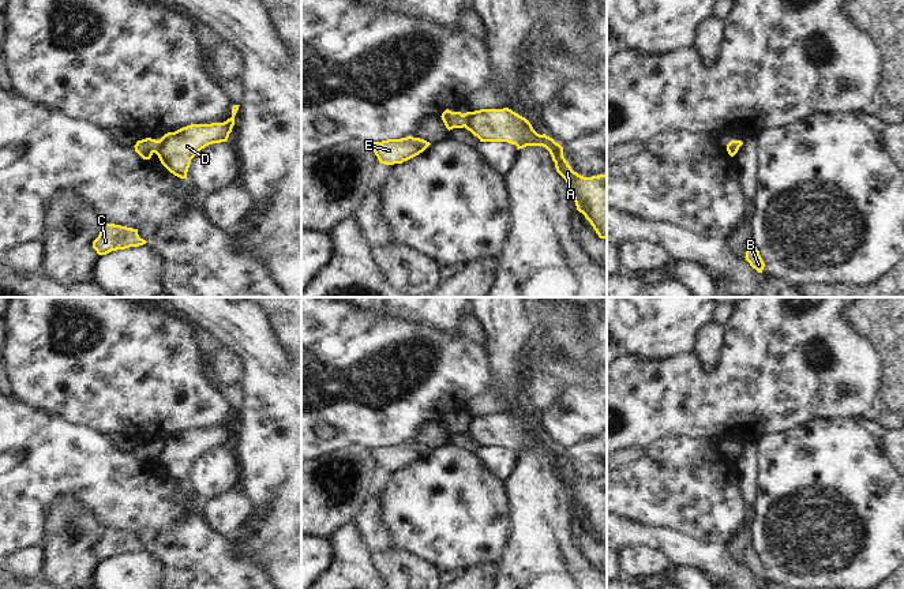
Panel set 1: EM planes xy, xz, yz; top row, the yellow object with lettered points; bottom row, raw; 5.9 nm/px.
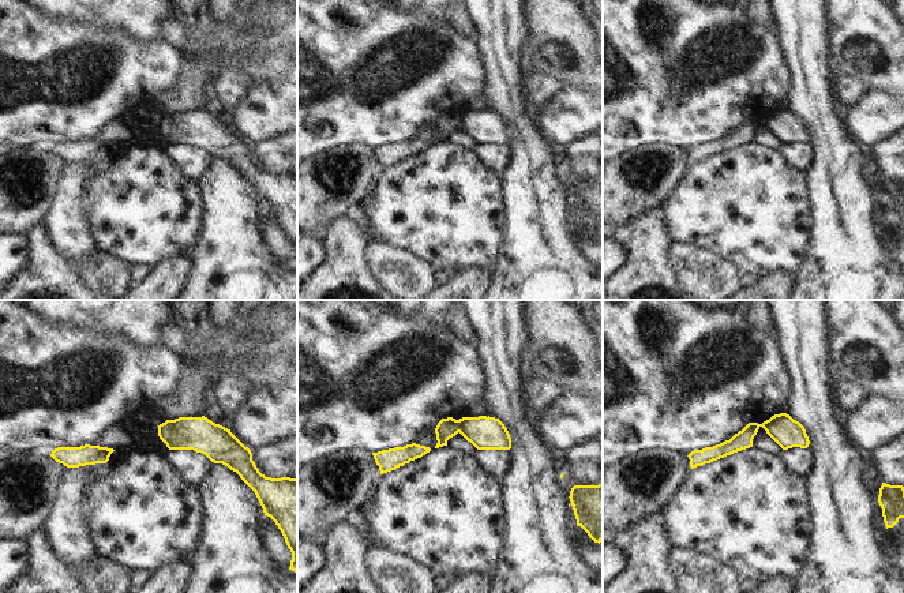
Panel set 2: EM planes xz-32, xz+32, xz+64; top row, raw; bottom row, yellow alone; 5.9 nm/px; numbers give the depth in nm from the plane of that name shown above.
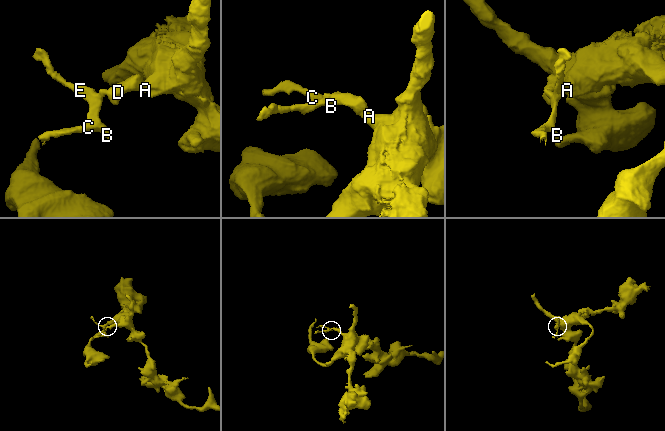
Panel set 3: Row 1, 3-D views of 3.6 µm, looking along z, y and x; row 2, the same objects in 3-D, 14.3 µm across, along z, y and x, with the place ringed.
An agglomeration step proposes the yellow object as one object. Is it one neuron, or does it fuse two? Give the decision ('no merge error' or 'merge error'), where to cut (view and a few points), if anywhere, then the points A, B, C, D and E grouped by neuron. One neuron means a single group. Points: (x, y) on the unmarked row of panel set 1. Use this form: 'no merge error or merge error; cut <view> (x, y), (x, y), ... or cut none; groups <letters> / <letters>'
merge error; cut xy (157, 446), (154, 457); groups A D / B C E

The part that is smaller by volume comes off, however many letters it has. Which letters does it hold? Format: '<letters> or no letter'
B, C, E

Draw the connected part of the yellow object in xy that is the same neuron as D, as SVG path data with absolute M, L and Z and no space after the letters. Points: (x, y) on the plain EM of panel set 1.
M240 410L232 412L232 423L224 428L191 429L157 446L155 459L175 481L187 484L191 465L206 451L226 447Z

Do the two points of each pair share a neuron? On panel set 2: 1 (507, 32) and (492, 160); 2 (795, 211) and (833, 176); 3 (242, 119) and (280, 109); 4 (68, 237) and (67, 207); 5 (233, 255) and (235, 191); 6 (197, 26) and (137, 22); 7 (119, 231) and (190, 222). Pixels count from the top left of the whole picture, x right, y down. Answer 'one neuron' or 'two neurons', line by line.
1: two neurons
2: two neurons
3: one neuron
4: one neuron
5: one neuron
6: two neurons
7: one neuron

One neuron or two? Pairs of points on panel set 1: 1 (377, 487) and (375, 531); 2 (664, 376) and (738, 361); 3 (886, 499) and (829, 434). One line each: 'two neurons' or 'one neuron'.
1: one neuron
2: one neuron
3: one neuron

